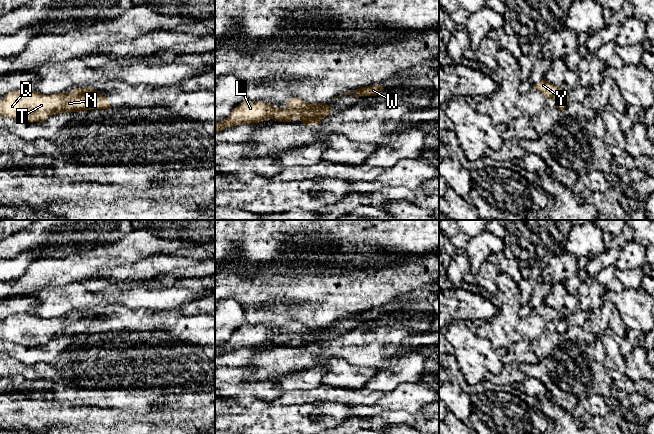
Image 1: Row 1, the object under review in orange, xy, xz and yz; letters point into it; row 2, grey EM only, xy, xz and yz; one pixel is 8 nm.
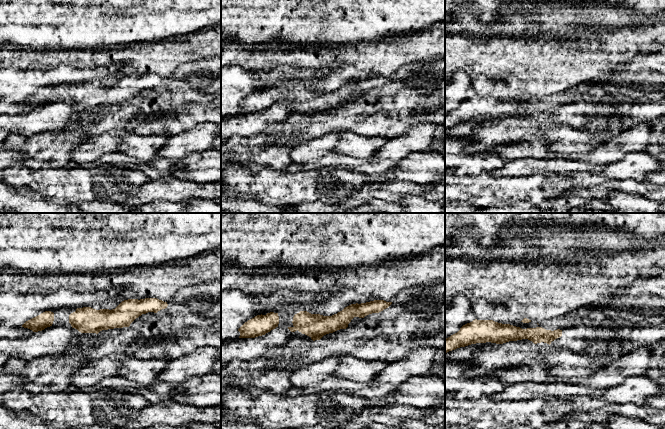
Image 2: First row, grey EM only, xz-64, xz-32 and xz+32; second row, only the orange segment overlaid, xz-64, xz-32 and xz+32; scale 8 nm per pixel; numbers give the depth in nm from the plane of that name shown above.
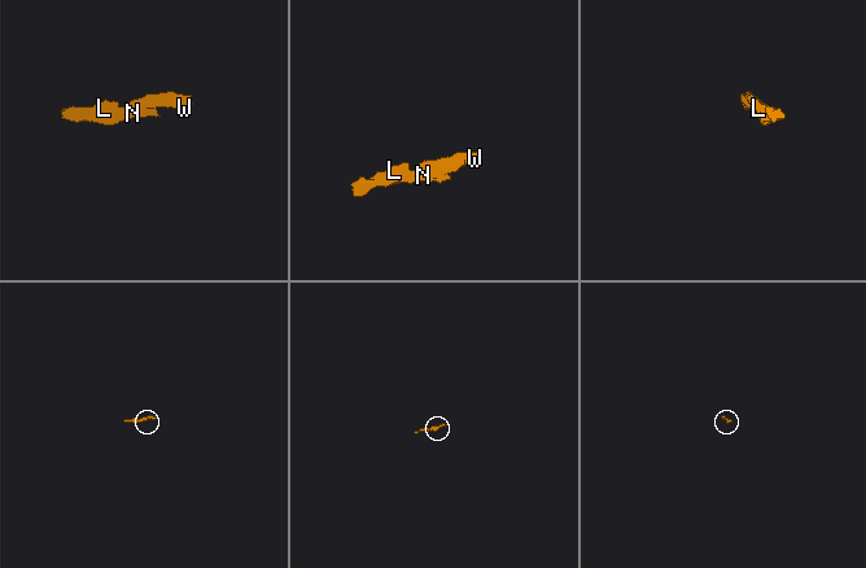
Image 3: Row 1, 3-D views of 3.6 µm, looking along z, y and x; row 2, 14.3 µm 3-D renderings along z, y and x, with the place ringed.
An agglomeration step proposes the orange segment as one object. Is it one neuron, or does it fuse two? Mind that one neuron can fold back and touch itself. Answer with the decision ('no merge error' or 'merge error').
no merge error

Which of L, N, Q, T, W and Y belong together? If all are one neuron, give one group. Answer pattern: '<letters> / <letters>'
L N Q T W Y

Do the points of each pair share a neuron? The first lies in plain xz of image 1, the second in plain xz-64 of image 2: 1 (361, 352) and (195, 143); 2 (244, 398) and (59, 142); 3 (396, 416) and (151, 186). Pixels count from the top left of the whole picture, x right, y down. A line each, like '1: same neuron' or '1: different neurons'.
1: different neurons
2: same neuron
3: same neuron

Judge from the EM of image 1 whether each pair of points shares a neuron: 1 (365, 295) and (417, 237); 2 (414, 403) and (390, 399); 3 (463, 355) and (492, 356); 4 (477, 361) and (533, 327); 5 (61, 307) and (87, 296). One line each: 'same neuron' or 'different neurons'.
1: different neurons
2: same neuron
3: same neuron
4: different neurons
5: same neuron

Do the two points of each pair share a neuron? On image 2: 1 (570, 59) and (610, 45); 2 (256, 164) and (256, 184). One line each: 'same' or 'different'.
1: same
2: different

